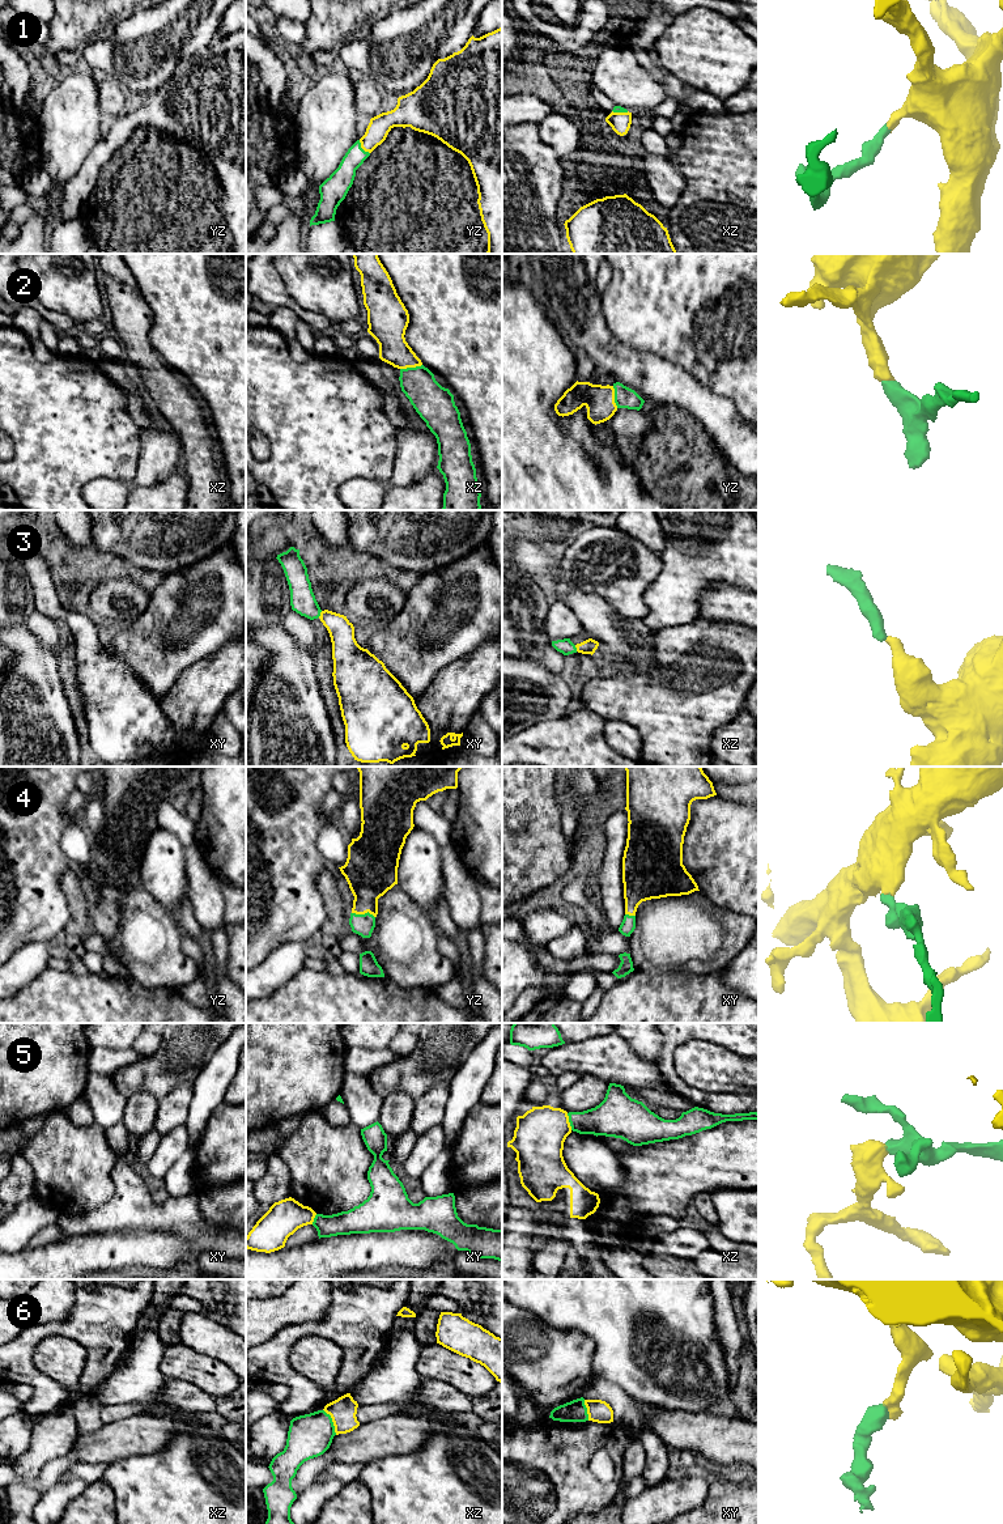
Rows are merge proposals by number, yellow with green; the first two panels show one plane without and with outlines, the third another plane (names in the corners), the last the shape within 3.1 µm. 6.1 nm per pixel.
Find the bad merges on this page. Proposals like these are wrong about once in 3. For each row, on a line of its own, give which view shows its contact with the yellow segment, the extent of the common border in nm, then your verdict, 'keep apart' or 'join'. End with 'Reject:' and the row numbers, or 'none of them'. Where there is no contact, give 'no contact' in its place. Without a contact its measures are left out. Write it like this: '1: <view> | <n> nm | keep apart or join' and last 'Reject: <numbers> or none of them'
1: yz | 110 nm | join
2: xz | 140 nm | join
3: xy | 50 nm | join
4: yz | 150 nm | join
5: xz | 110 nm | keep apart
6: xz | 180 nm | keep apart
Reject: 5, 6

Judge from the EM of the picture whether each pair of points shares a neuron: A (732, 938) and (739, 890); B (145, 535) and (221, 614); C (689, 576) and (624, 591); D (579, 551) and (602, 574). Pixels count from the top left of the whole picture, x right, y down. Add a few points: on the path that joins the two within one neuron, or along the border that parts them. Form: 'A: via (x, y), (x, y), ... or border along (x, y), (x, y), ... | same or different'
A: border along (708, 900), (744, 916) | different
B: border along (207, 557), (164, 574) | different
C: border along (663, 564), (658, 577), (645, 591), (645, 615) | different
D: via (585, 556), (598, 569) | same

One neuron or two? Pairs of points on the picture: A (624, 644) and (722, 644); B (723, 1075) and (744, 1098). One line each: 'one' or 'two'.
A: two
B: two

